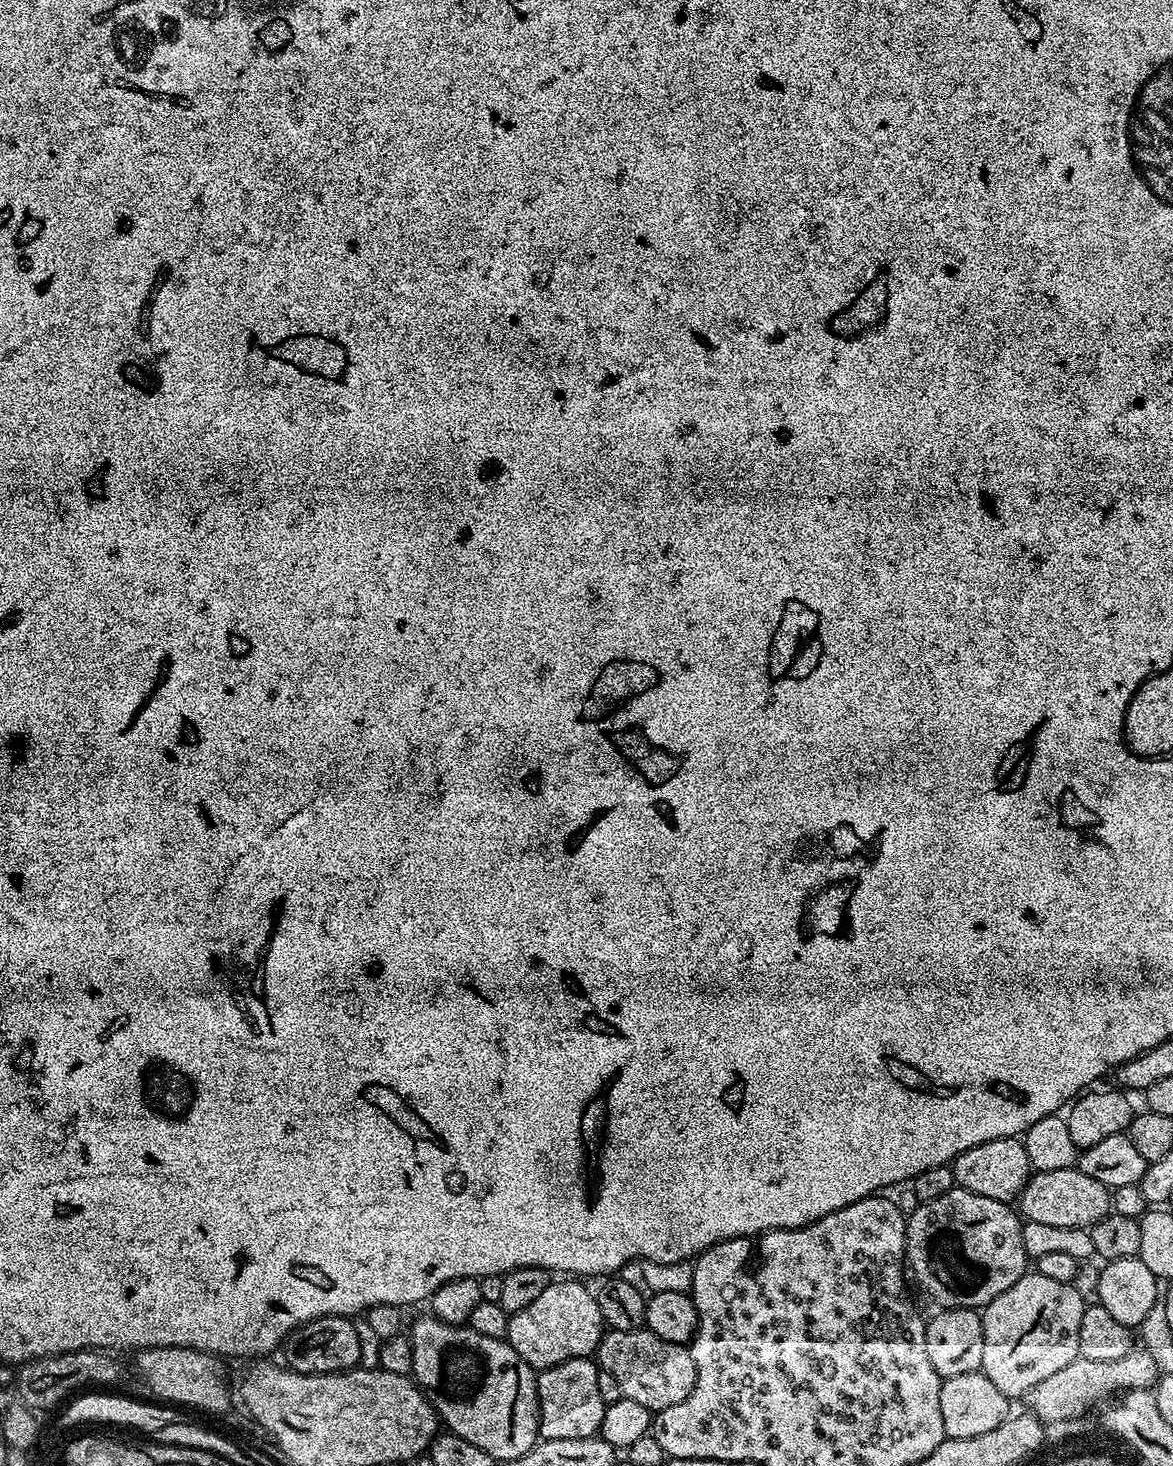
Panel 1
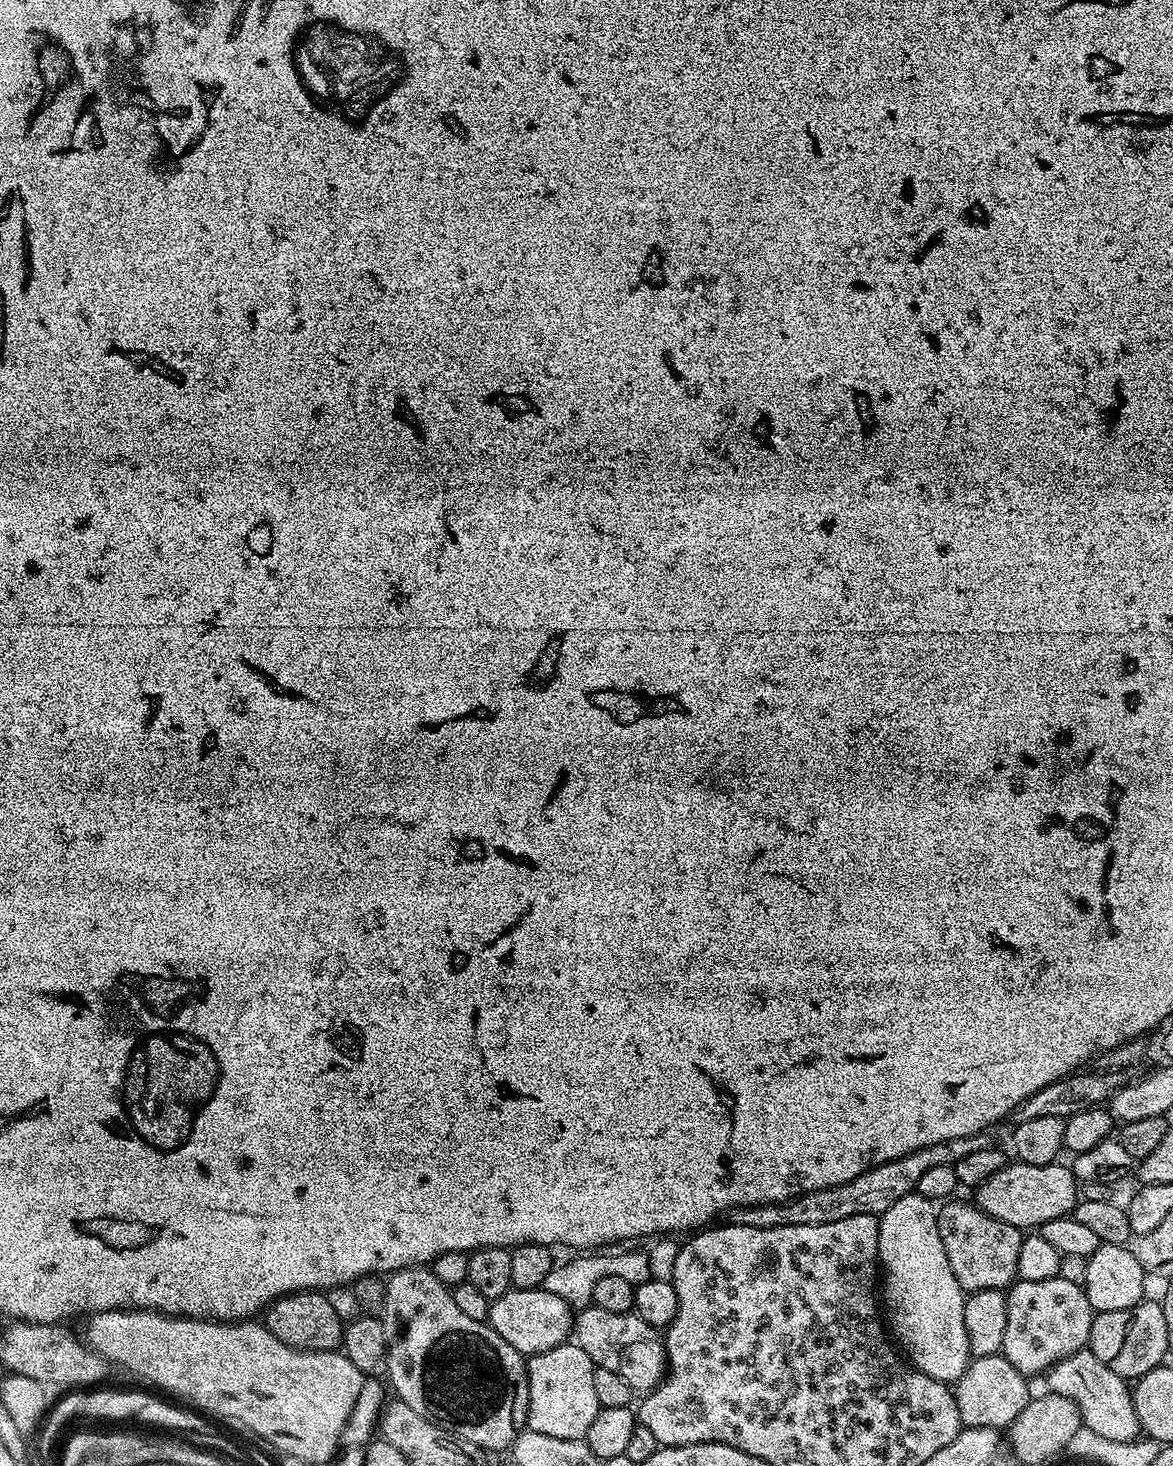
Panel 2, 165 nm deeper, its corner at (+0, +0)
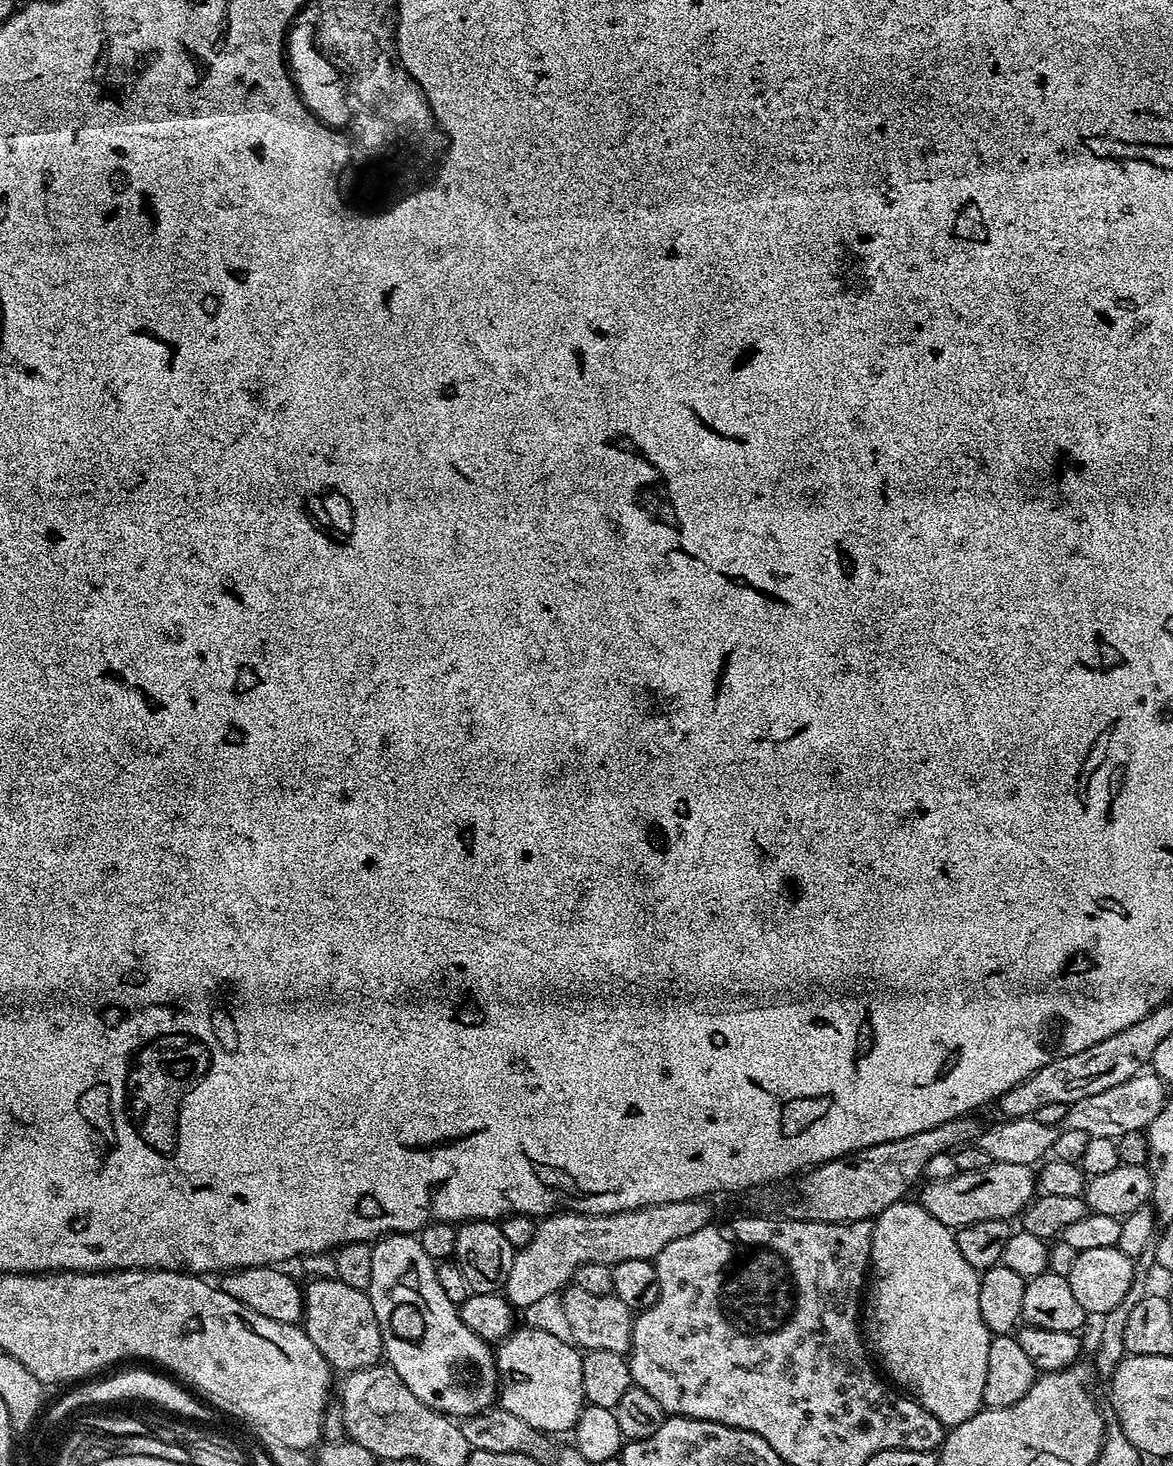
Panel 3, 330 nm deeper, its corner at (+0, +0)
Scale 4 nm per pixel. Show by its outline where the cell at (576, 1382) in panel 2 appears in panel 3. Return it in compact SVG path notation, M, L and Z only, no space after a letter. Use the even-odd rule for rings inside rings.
M520 1326L495 1345L498 1404L522 1418L537 1433L575 1429L585 1406L582 1382L583 1355L577 1345L562 1342L545 1330Z

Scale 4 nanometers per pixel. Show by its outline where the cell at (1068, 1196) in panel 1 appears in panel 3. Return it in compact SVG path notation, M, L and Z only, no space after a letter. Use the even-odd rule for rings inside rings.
M995 1162L982 1170L956 1171L954 1178L934 1180L923 1186L924 1193L918 1196L918 1203L931 1216L938 1218L938 1222L953 1230L965 1228L974 1222L1011 1221L1023 1213L1038 1192L1037 1173L1031 1167Z

